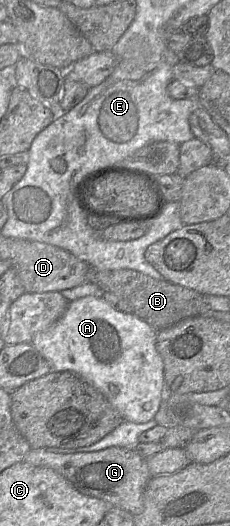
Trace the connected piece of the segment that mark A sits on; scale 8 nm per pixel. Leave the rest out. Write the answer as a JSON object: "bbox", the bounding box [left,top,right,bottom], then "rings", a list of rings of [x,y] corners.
{"bbox":[31,296,164,423],"rings":[[[85,296],[77,300],[70,301],[64,314],[45,331],[38,332],[34,335],[31,343],[40,355],[49,363],[52,371],[63,372],[69,371],[75,373],[90,383],[94,388],[100,391],[109,402],[121,413],[123,421],[144,423],[152,420],[158,412],[162,399],[164,399],[164,365],[162,358],[156,348],[157,330],[148,323],[140,319],[134,313],[124,313],[116,310],[108,304],[102,297]]]}

